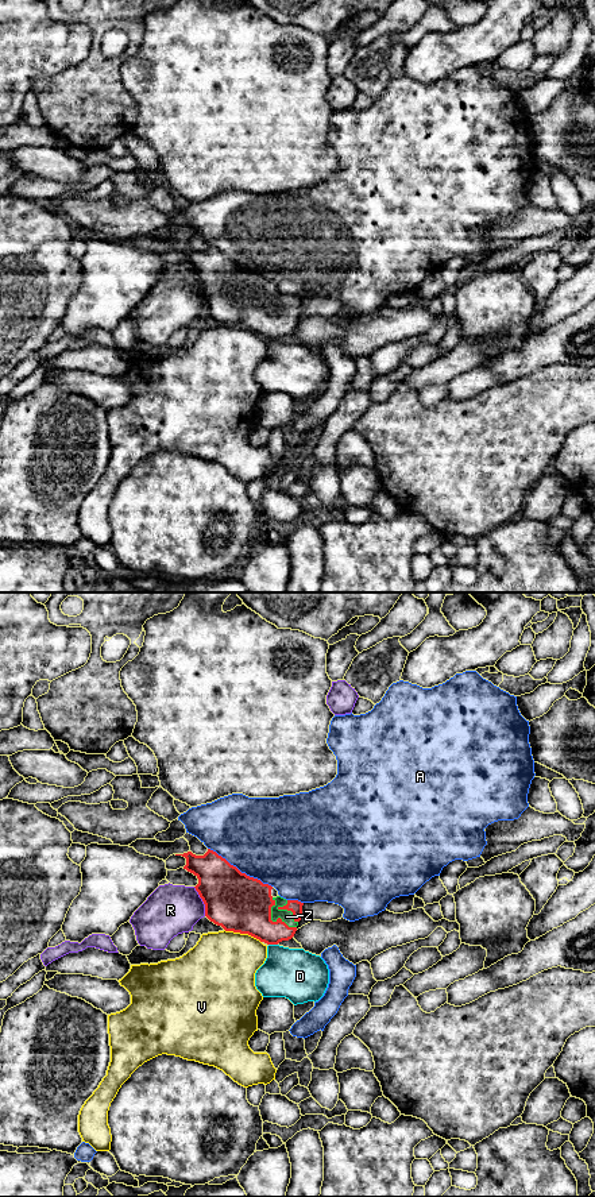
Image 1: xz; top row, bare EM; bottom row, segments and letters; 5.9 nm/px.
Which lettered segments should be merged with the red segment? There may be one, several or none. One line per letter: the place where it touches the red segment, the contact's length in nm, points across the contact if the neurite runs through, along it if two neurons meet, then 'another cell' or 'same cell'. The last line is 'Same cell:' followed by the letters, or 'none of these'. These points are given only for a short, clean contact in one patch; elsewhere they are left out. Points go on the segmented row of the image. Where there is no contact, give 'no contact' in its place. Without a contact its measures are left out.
A: contact xz (239, 871); length 440 nm; another cell
D: contact xz (273, 943); length 60 nm; another cell
R: contact xz (203, 900); length 190 nm; another cell
V: contact xz (243, 933); length 240 nm; another cell
Z: contact xz (271, 921); length 240 nm; way xz (239, 903), (271, 921), (286, 916); same cell
Same cell: Z

